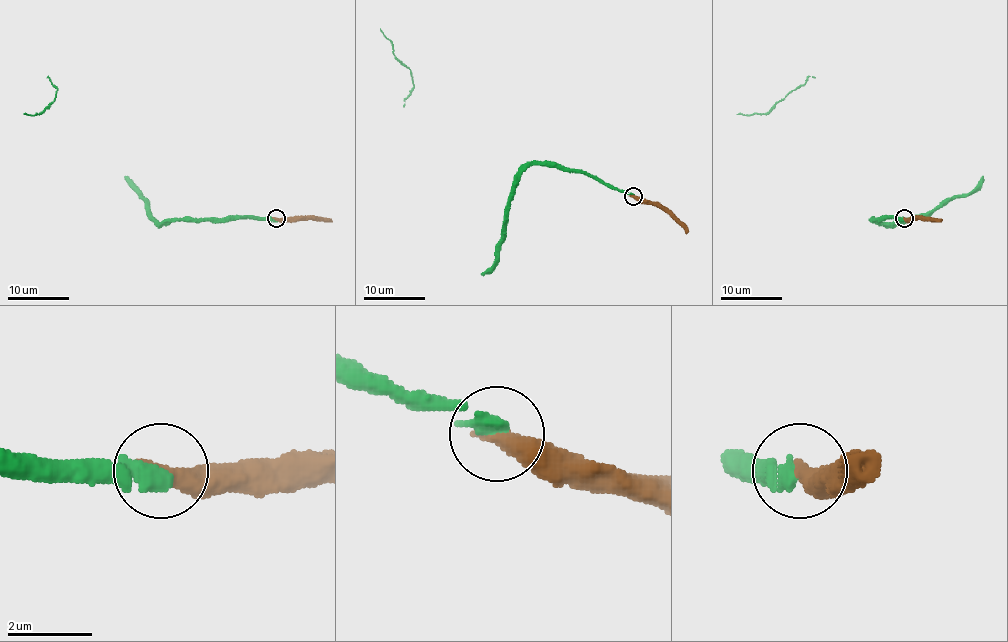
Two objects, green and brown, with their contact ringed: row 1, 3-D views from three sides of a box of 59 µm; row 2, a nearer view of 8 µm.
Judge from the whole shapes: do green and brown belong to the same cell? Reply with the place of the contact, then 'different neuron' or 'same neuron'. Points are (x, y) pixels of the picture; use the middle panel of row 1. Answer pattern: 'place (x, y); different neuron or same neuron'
place (633, 196); same neuron

